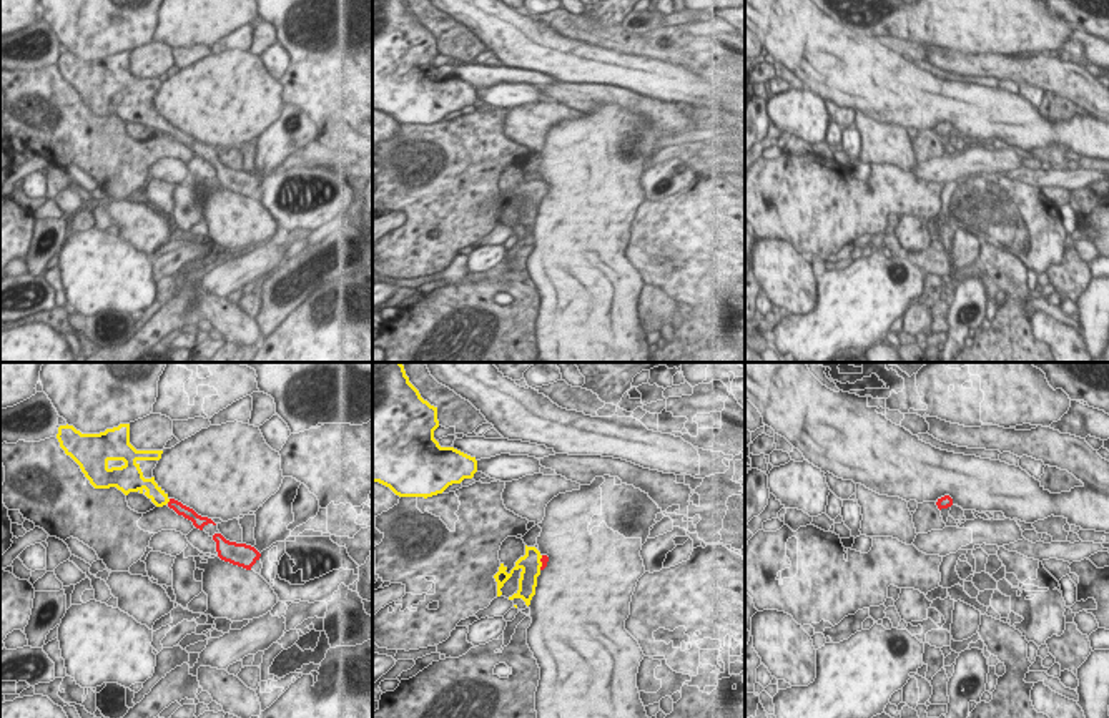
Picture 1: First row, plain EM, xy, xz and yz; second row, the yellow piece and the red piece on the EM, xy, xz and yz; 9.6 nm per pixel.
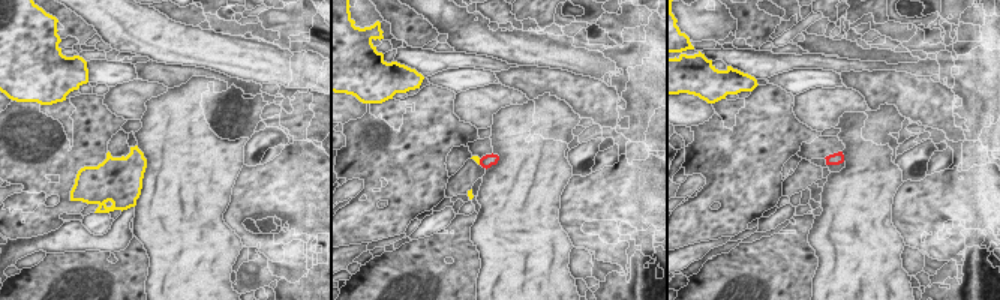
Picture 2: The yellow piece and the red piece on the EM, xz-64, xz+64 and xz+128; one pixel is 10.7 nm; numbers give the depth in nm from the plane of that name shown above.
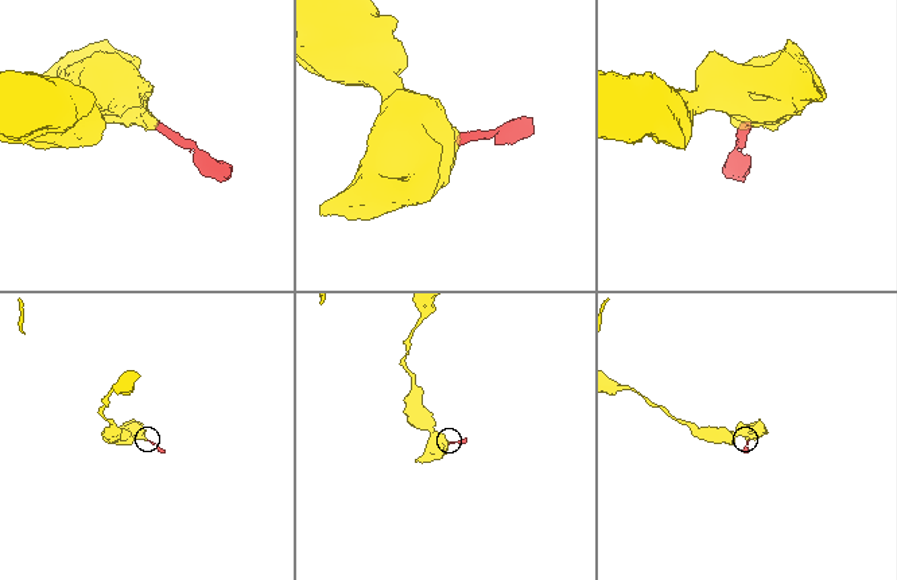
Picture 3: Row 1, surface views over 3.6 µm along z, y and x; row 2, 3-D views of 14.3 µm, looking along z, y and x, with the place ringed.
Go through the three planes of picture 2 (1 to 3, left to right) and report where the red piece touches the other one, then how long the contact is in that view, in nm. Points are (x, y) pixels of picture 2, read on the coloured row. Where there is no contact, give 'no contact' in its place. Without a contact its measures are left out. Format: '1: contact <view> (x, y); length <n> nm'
1: no contact
2: contact xz+64 (479, 162); length 70 nm
3: no contact

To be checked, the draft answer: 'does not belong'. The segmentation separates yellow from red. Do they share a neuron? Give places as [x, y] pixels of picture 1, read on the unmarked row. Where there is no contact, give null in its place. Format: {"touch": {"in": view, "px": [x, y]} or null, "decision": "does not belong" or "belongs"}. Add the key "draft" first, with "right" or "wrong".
{"draft": "wrong", "touch": {"in": "xy", "px": [168, 128]}, "decision": "belongs"}

